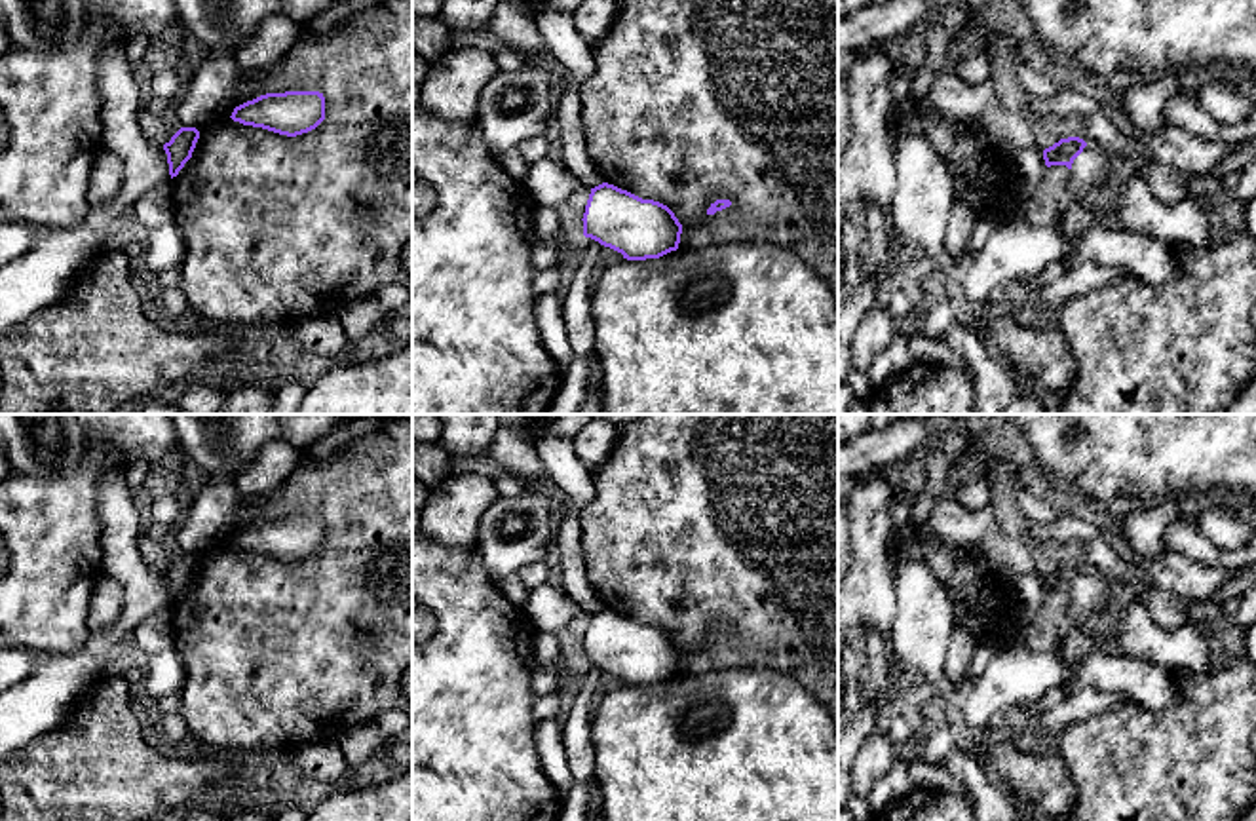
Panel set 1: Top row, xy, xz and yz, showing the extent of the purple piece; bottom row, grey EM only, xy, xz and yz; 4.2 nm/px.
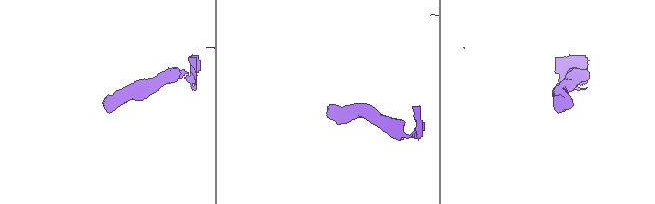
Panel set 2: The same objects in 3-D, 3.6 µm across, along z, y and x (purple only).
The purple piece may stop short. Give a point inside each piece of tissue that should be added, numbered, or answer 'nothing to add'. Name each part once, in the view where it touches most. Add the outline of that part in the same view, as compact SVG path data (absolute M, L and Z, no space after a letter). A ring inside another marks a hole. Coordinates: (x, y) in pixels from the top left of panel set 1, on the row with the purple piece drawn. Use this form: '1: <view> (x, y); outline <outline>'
1: yz (1091, 171); outline M1087 144L1074 160L1070 181L1079 188L1083 198L1104 203L1110 209L1125 186L1113 173L1112 154L1096 144Z

